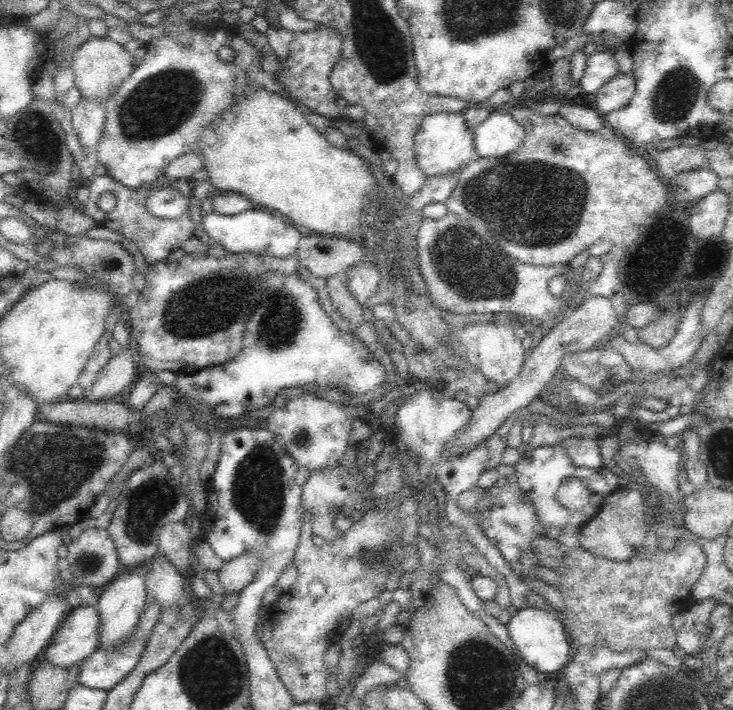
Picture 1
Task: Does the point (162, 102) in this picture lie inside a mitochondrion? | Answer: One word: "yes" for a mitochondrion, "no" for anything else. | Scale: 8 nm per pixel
yes

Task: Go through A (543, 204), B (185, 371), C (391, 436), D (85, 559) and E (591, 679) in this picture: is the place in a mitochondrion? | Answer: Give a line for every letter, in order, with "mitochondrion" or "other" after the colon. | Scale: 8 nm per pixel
A: mitochondrion
B: other
C: other
D: mitochondrion
E: other

